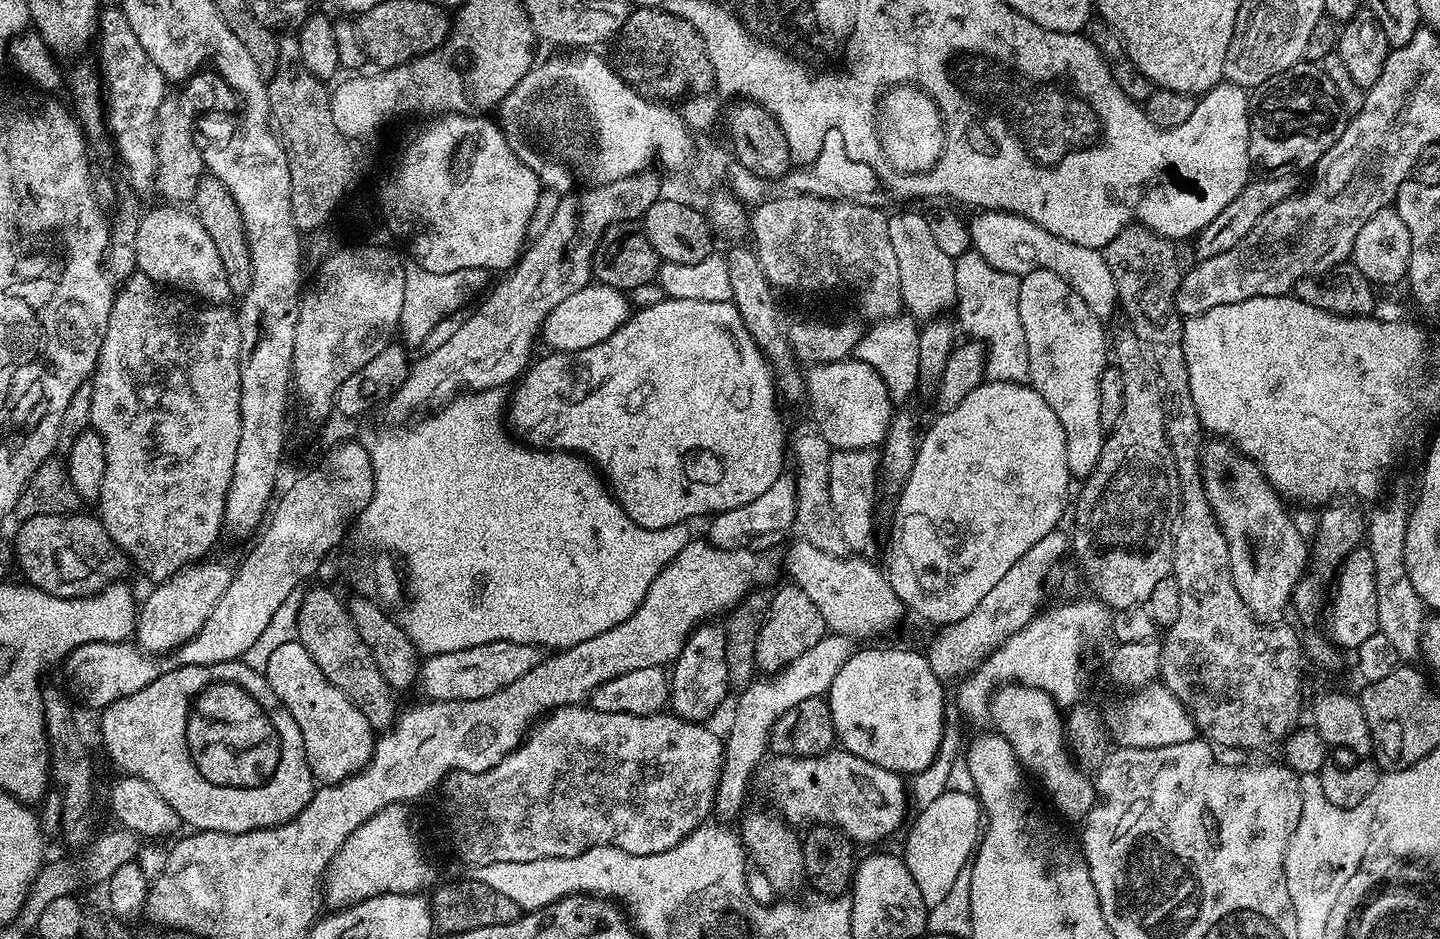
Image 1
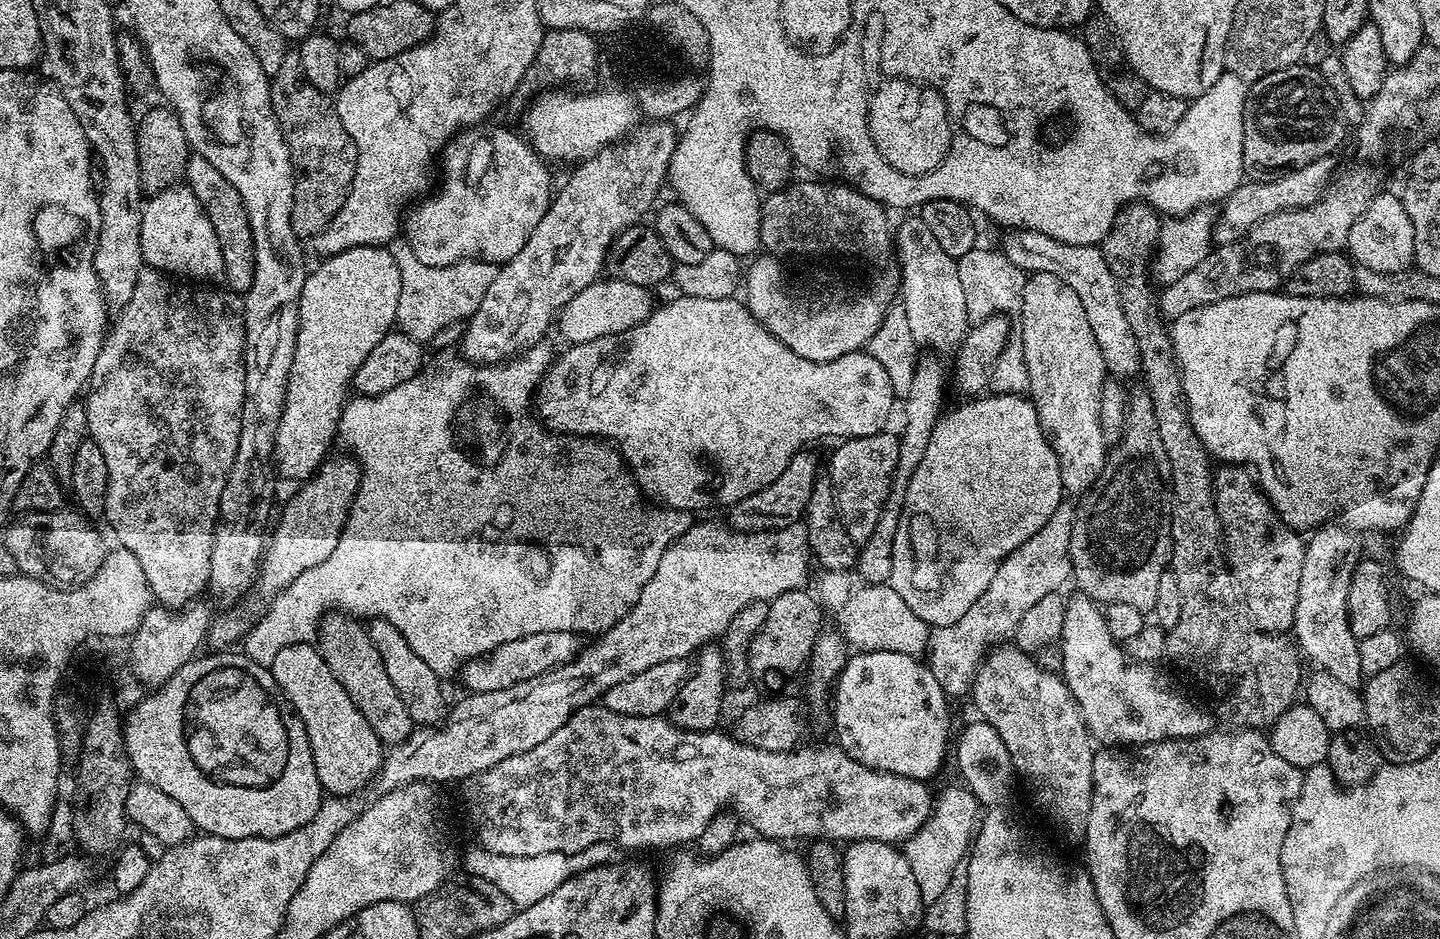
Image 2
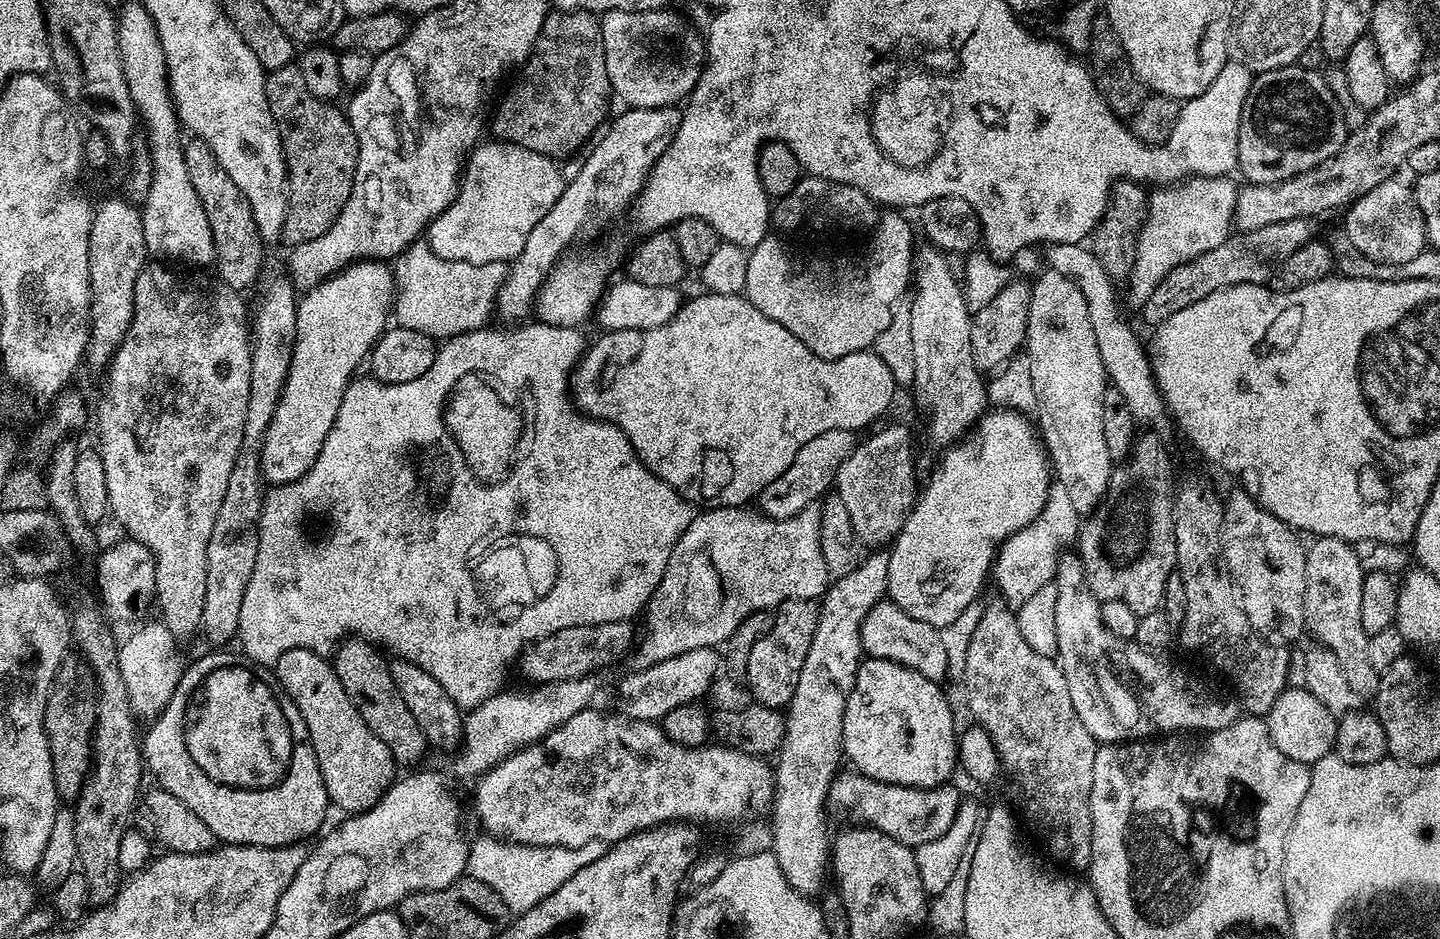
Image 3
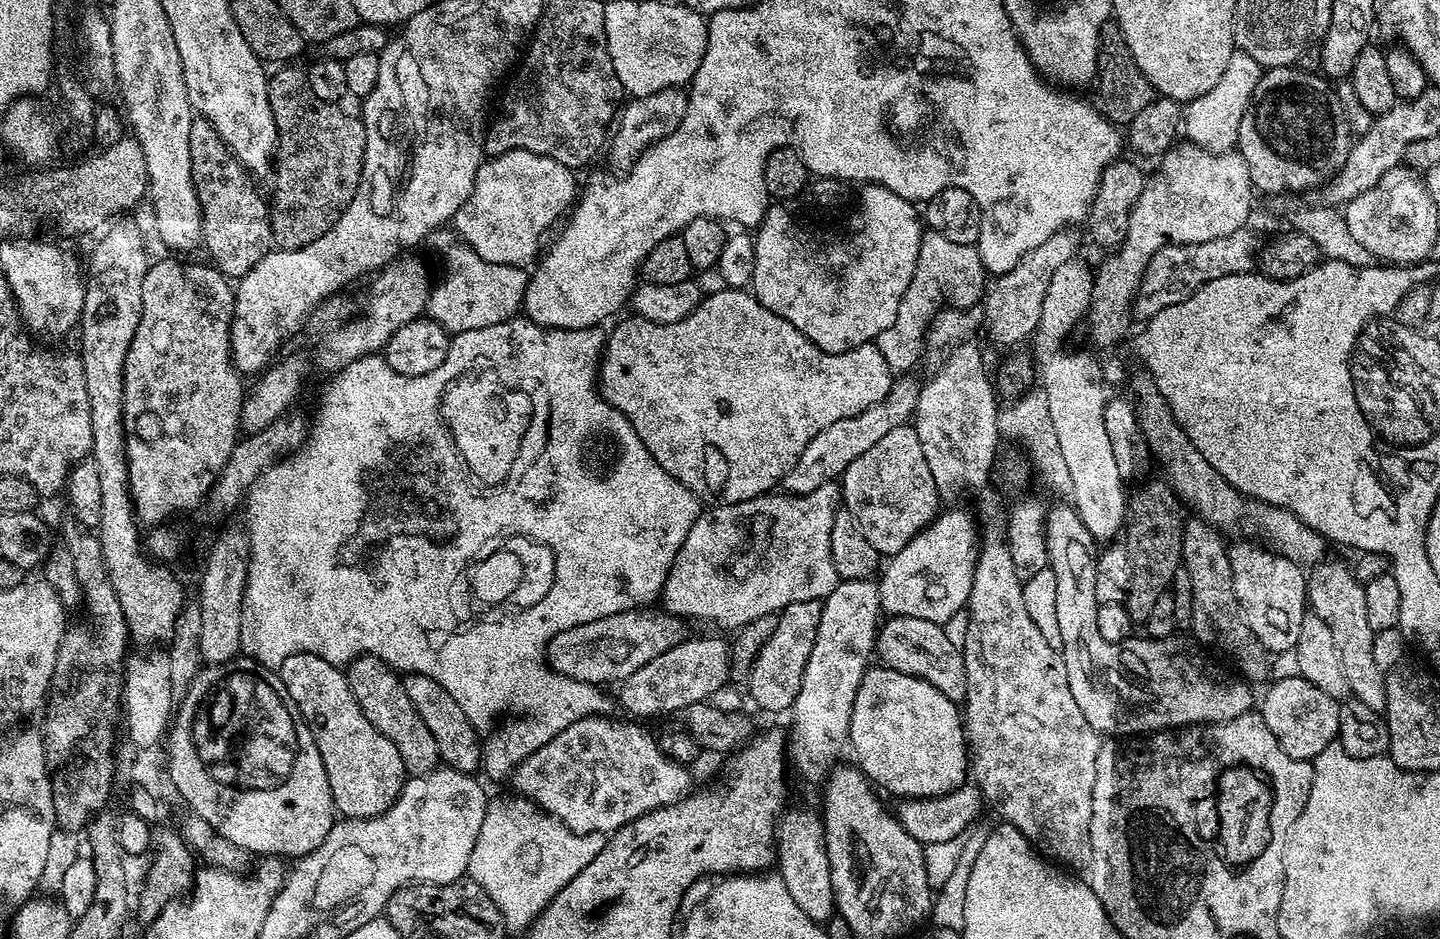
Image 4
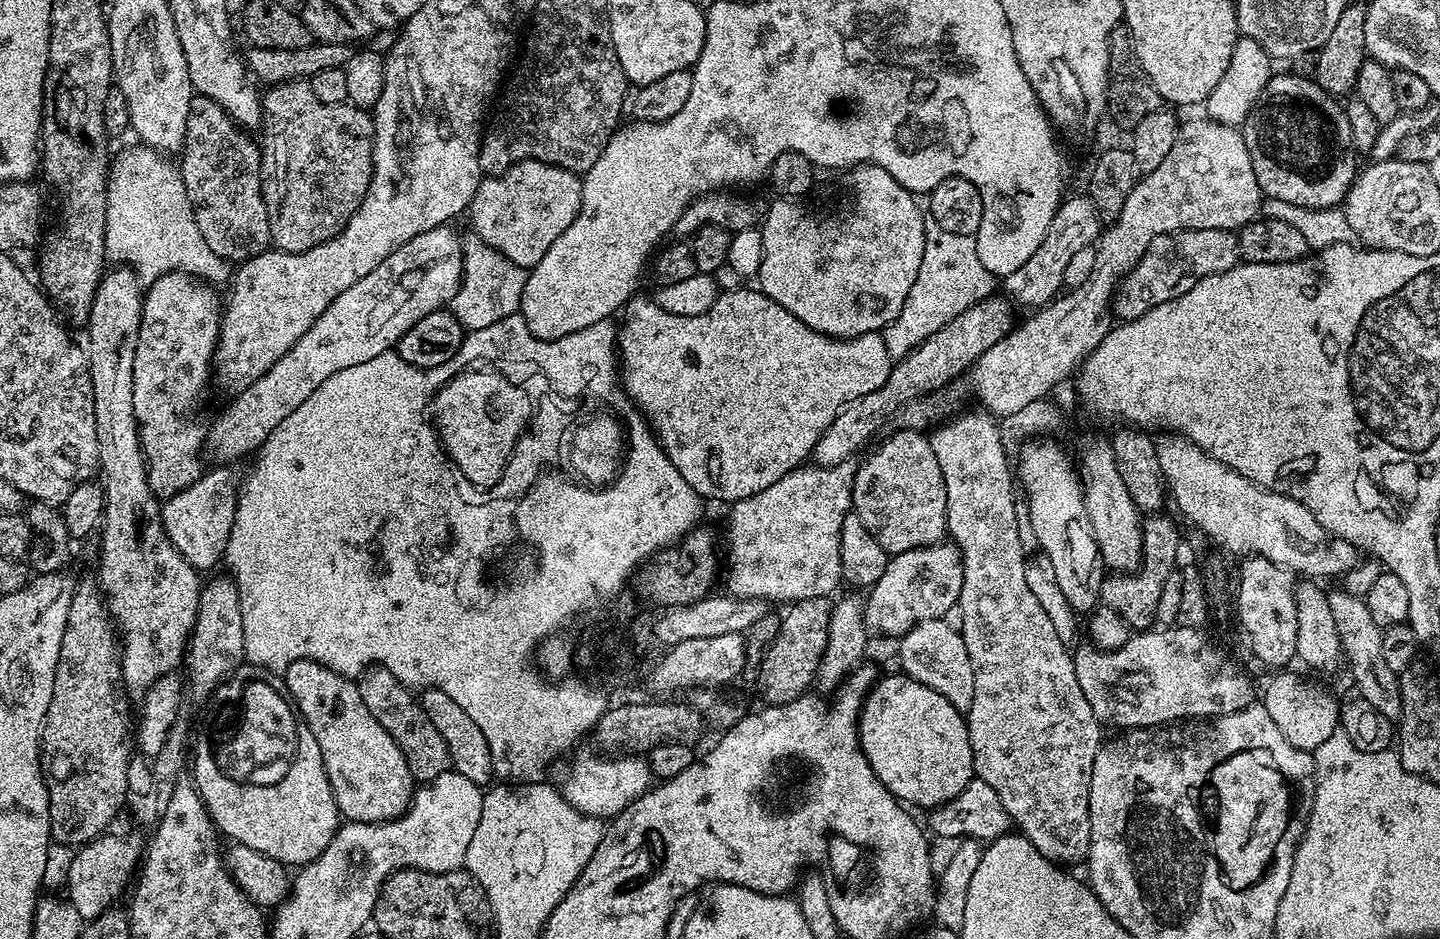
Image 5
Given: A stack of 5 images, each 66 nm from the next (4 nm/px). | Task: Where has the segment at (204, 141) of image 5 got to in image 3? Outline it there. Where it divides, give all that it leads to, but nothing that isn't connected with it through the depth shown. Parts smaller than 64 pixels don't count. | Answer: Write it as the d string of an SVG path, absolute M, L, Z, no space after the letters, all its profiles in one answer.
M195 138L189 141L184 144L186 168L190 174L190 182L194 182L194 190L198 190L198 198L210 222L216 251L215 275L223 284L230 286L236 292L247 293L247 288L256 279L257 281L261 279L260 267L264 264L265 241L260 238L260 231L254 222L254 214L250 210L250 202L242 194L242 190L234 184L234 178L230 178L230 174L222 170L218 158L214 158L212 151L202 141Z

